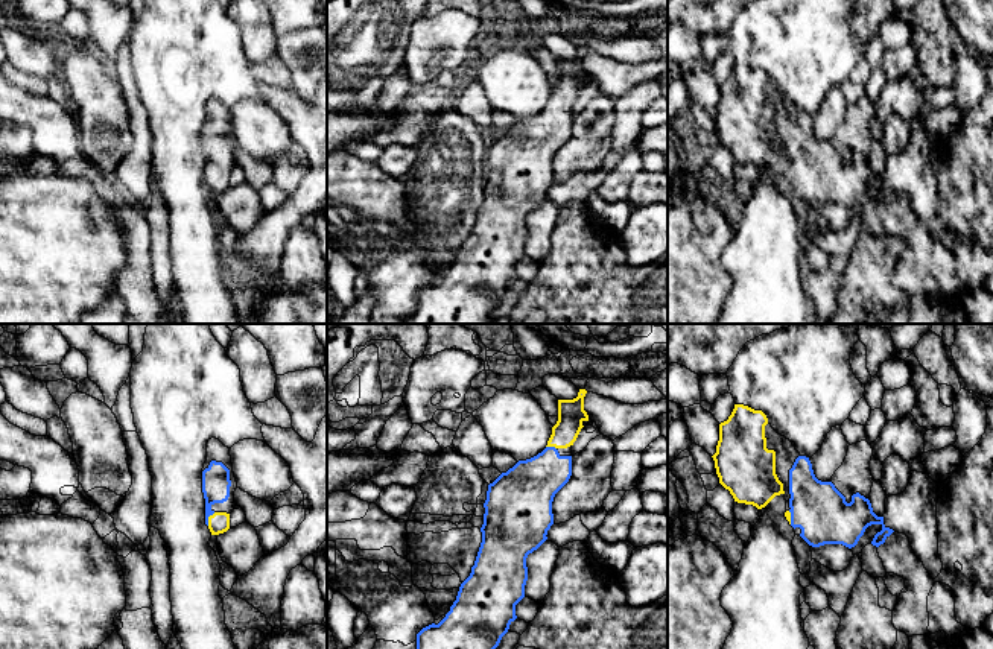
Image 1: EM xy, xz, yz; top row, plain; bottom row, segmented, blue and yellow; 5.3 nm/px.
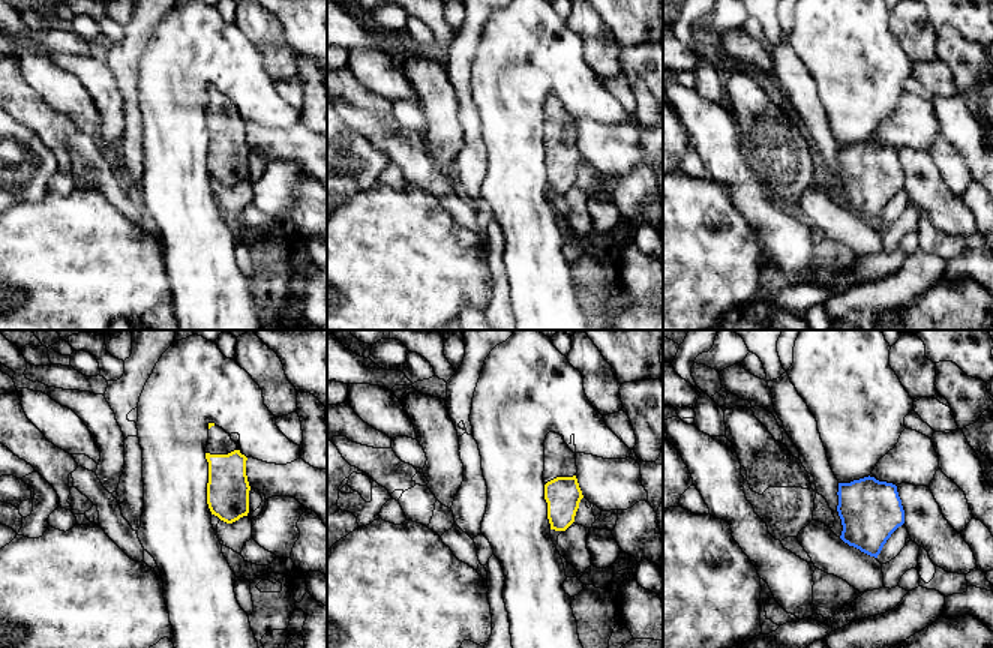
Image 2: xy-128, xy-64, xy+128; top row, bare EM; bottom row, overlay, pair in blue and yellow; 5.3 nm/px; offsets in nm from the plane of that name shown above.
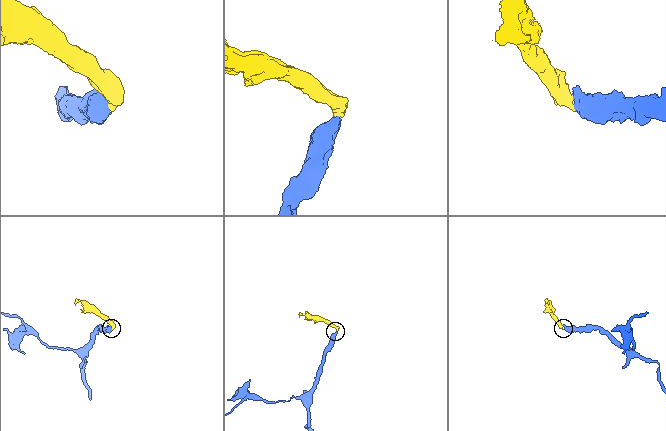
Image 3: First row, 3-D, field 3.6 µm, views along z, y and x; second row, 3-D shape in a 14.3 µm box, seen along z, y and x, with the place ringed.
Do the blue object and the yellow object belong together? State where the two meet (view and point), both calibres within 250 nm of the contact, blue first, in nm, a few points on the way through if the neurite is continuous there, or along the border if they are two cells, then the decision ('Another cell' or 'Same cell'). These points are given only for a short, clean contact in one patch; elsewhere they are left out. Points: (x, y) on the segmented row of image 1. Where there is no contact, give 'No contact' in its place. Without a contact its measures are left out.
Touches blue at xy (207, 519). Thickness 150 nm (blue) against 110 nm. Path across: xy (216, 482), (207, 519), (219, 522). Same cell

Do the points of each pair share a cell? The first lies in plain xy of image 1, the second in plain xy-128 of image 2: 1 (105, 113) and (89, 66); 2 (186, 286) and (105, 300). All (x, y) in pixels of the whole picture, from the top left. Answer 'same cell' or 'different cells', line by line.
1: same cell
2: different cells

